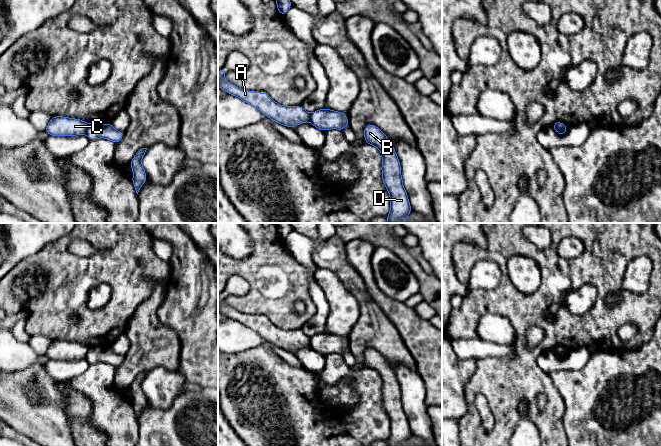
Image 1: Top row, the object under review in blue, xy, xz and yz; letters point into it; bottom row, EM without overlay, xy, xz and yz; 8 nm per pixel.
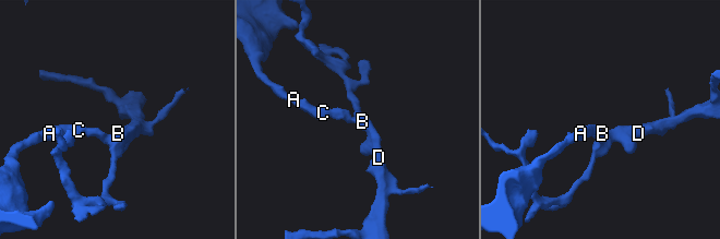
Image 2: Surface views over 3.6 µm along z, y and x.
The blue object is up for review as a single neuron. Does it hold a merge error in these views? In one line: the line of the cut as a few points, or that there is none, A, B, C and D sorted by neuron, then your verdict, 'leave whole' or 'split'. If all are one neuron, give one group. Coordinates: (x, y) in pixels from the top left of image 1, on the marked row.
cut in xy along (89, 124), (84, 133); A C / B D; split

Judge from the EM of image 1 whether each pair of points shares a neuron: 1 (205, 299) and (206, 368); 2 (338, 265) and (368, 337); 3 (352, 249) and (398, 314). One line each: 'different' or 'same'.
1: same
2: same
3: same

